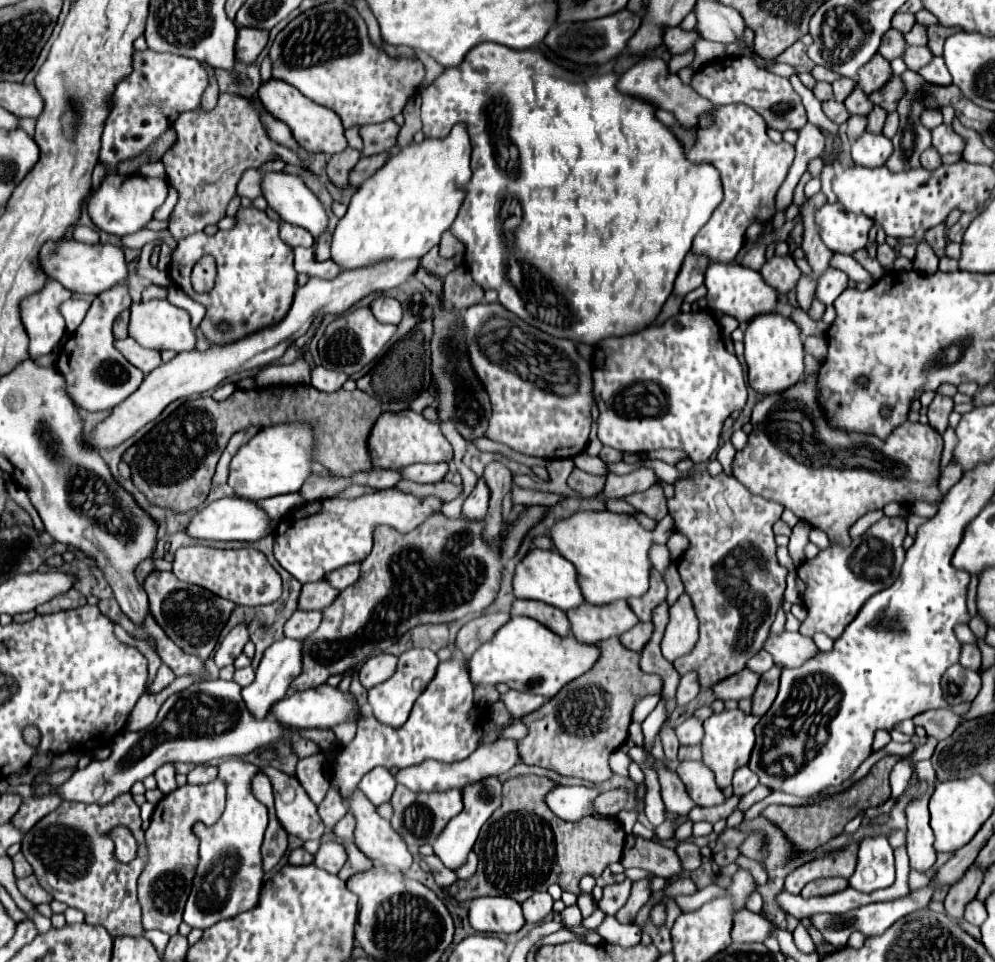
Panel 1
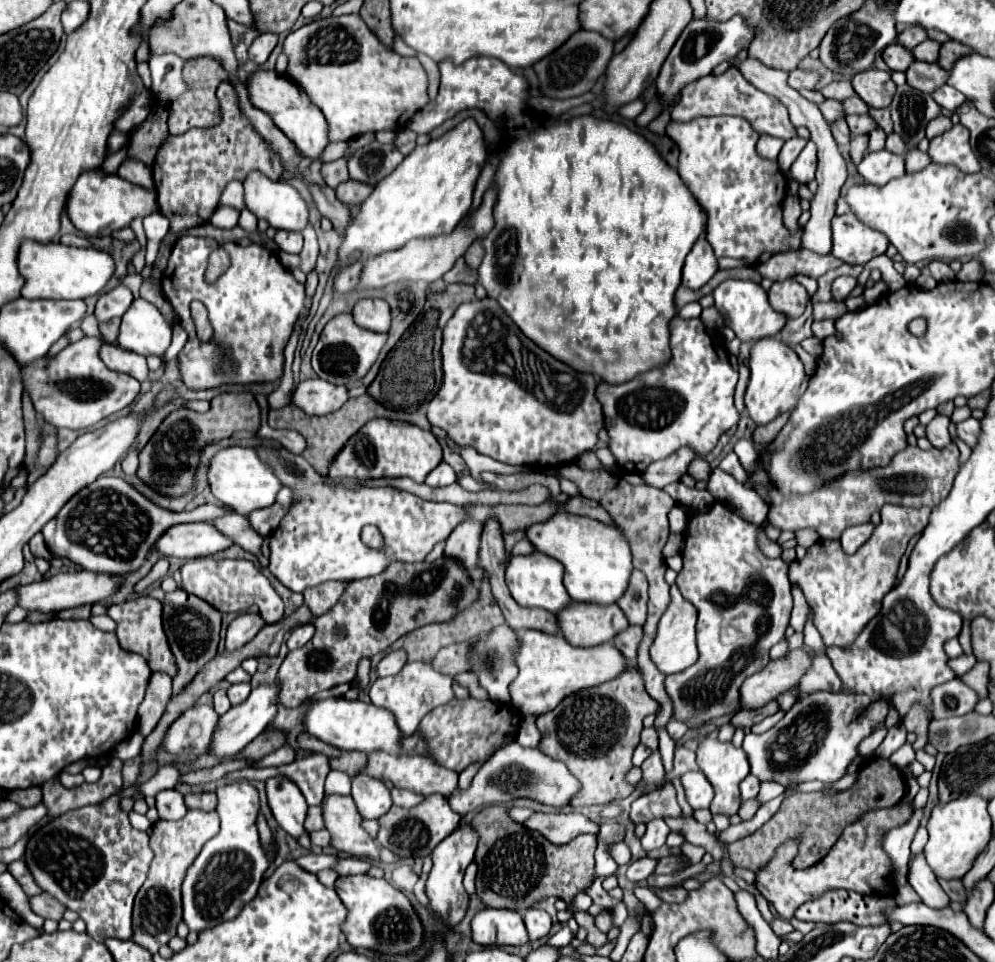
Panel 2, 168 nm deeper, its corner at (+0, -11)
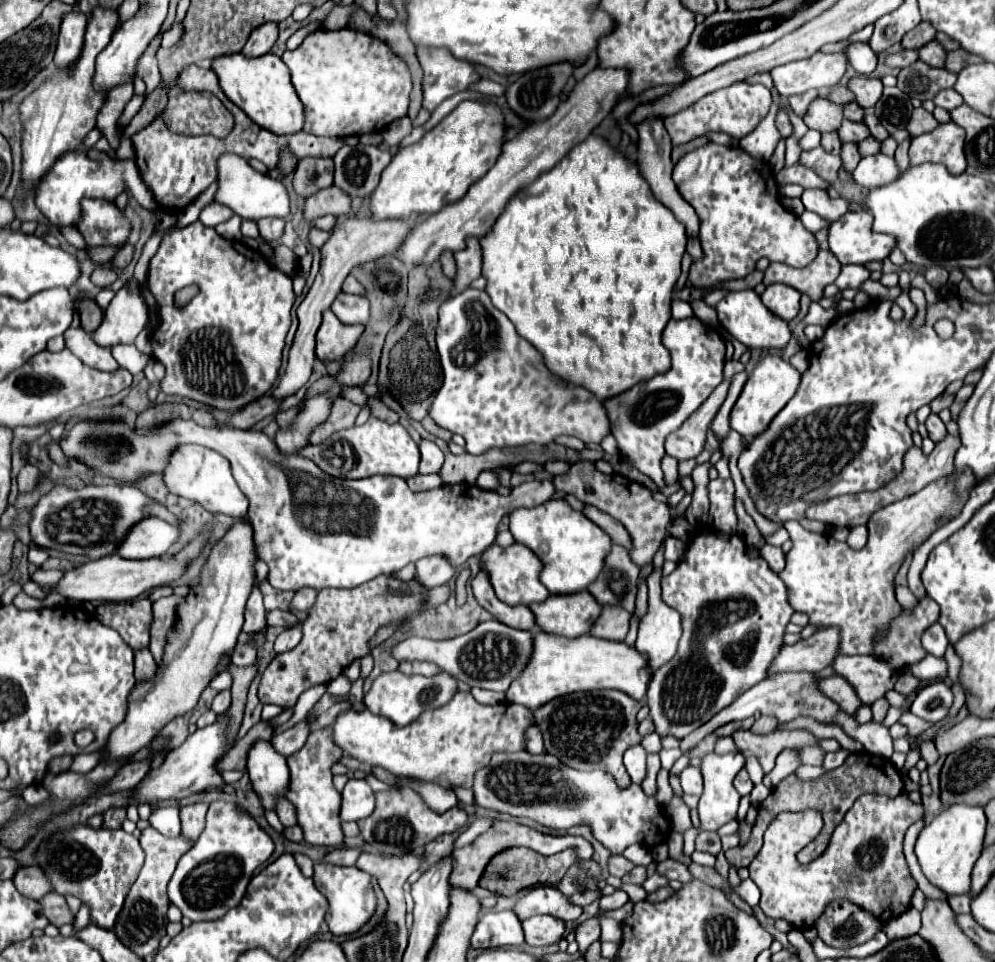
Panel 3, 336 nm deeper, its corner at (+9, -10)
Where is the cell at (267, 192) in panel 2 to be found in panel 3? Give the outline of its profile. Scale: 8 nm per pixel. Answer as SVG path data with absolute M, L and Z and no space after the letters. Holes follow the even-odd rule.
M223 153L217 159L217 193L213 201L233 209L241 219L259 221L263 217L287 217L289 215L289 195L279 179L255 171L243 157L235 153Z

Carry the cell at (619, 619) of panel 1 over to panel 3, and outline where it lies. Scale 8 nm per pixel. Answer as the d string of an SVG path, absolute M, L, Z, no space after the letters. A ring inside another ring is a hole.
M569 593L551 595L541 603L531 603L529 609L535 615L535 623L541 631L561 637L579 637L589 633L601 605L591 593Z

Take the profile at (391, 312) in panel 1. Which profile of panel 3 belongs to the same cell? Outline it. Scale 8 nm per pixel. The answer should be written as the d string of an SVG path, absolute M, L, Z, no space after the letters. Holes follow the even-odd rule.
M339 293L331 305L331 311L343 321L343 323L369 323L369 301L361 295L349 295Z

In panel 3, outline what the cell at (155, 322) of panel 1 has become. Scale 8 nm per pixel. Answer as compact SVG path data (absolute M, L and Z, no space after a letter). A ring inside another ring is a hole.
M135 283L131 291L121 289L115 293L107 309L103 309L103 321L93 333L93 341L103 347L133 343L139 331L147 323L147 305Z

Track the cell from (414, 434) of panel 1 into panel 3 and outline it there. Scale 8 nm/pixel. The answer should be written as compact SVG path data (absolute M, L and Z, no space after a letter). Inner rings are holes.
M369 417L369 421L361 427L333 433L333 437L329 437L325 443L309 445L301 451L301 455L309 457L319 469L339 479L365 479L373 475L397 475L405 479L413 477L419 469L417 443L409 437L403 425L389 425L375 417Z

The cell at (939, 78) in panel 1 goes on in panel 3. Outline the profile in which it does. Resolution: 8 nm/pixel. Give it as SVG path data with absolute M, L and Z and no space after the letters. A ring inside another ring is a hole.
M943 89L941 93L937 93L937 97L933 99L933 103L937 107L943 107L947 111L953 111L955 107L959 107L963 103L963 97L955 89Z

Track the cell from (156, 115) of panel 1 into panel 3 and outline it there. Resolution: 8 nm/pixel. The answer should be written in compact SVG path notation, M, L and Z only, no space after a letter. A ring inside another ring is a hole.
M173 23L173 25L163 33L161 47L171 47L171 45L175 45L181 37L183 37L183 23Z

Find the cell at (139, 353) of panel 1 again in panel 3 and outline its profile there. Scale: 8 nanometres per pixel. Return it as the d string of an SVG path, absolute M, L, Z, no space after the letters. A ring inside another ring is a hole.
M67 329L65 331L65 347L77 355L85 365L99 369L99 371L115 371L119 365L111 355L109 347L101 347L93 343L91 335L85 333L83 329Z

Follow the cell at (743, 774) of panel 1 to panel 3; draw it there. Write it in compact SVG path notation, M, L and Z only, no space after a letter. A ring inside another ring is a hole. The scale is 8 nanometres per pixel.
M741 769L741 771L735 775L735 789L739 791L739 795L749 795L749 793L751 793L753 783L749 781L749 775L745 773L745 769Z

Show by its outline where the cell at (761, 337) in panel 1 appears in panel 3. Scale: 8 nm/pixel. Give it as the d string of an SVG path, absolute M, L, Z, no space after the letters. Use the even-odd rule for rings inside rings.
M767 355L765 359L761 359L757 363L757 367L753 369L753 373L749 375L749 379L747 379L747 383L745 383L733 411L731 411L731 429L741 433L747 441L761 435L769 427L773 417L795 395L795 391L799 387L799 381L801 381L799 371L791 363L783 361L779 355Z

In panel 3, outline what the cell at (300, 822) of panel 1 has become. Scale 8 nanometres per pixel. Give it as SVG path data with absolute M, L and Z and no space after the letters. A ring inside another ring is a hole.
M255 741L247 751L247 773L255 791L261 795L263 807L273 809L277 797L283 797L289 785L285 757L269 741Z

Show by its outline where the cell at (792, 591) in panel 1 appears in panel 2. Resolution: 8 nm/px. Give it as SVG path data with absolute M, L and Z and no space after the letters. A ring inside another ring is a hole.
M810 608L810 612L808 612L808 622L806 622L806 626L804 626L804 644L810 646L810 648L812 648L814 652L818 652L818 654L824 654L824 650L826 650L826 646L822 644L820 634L818 634L818 630L816 630L816 626L812 624L812 608Z

